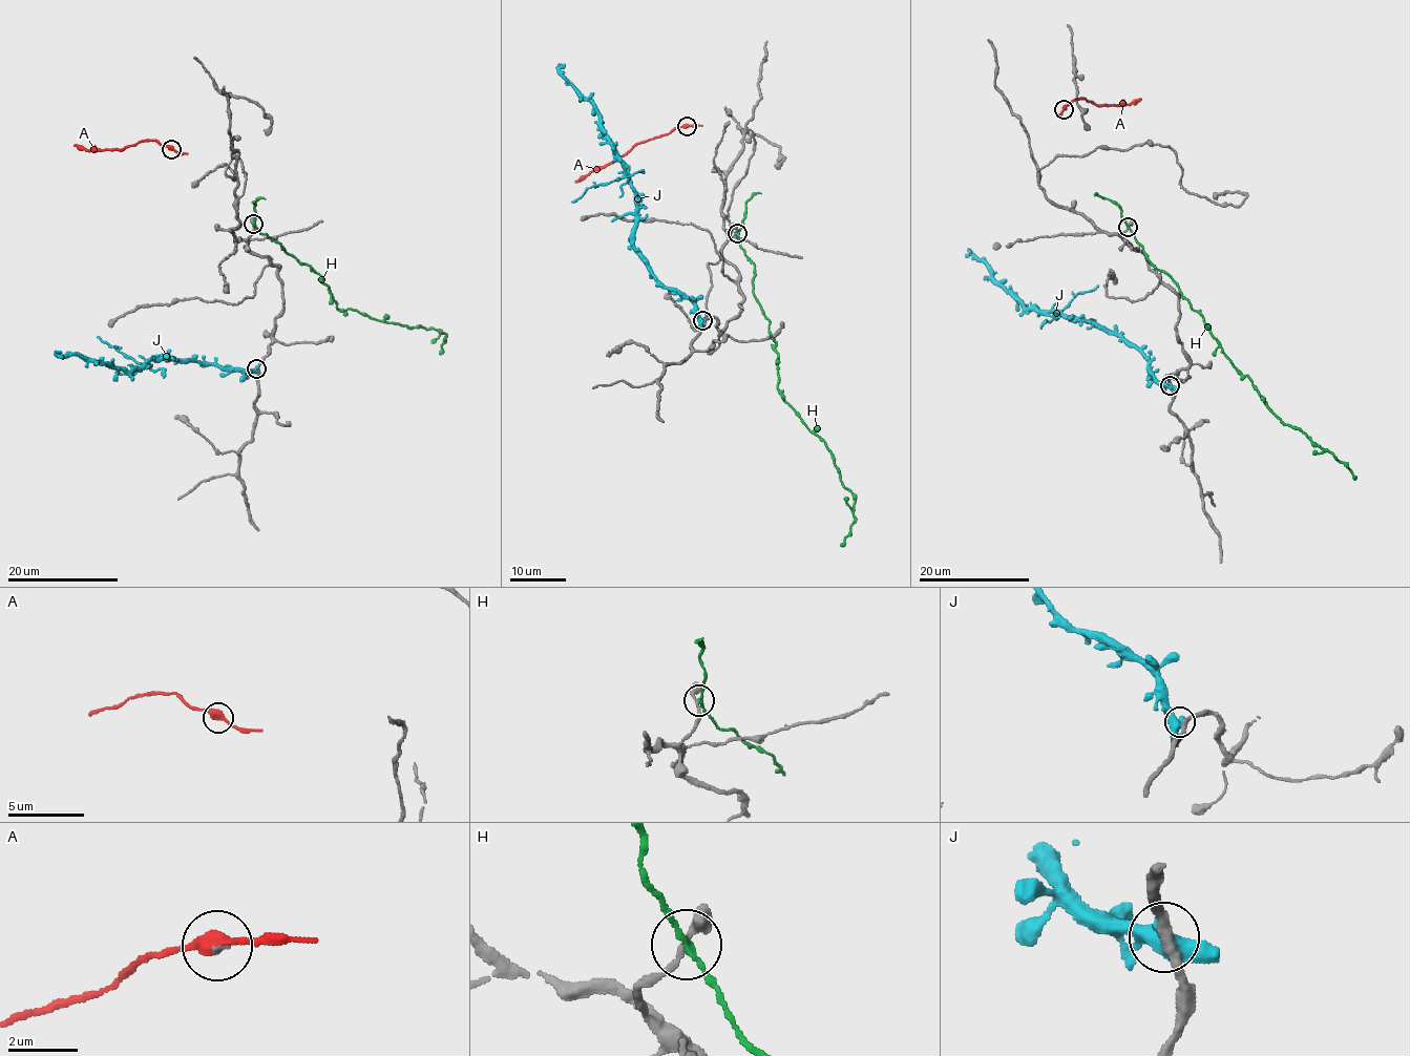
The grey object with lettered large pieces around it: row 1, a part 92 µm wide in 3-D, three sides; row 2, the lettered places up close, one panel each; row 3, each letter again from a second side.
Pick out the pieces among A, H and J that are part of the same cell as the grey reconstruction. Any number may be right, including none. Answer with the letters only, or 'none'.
A

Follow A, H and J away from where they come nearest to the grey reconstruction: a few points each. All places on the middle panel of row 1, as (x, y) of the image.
A: (687, 126), (675, 127), (667, 133), (639, 142), (575, 182)
H: (737, 232), (754, 264), (752, 291), (776, 344), (777, 386), (822, 439), (855, 500), (854, 522), (840, 546)
J: (702, 320), (691, 300), (660, 283), (633, 245), (635, 188), (626, 164), (602, 118), (558, 66), (564, 68)

